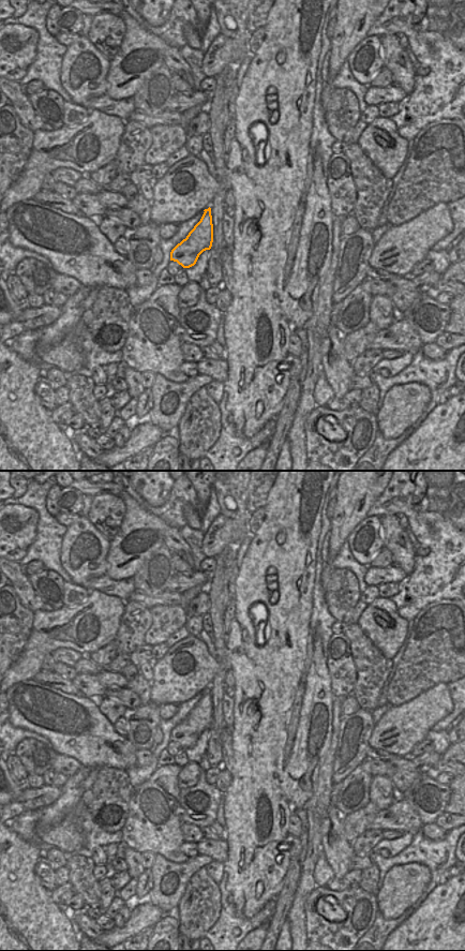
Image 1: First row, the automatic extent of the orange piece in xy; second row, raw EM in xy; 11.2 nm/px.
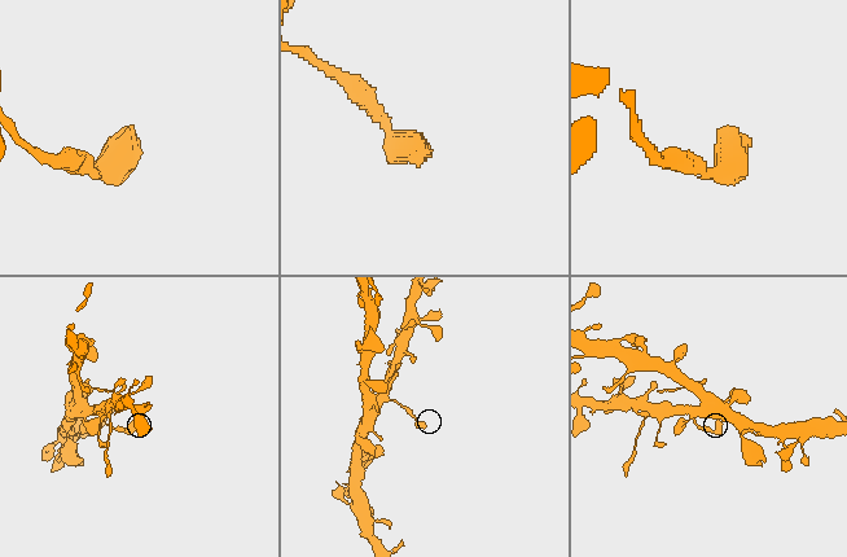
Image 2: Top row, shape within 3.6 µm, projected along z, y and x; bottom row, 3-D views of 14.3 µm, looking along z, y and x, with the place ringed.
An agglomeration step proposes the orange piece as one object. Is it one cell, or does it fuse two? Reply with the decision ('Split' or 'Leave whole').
Leave whole.

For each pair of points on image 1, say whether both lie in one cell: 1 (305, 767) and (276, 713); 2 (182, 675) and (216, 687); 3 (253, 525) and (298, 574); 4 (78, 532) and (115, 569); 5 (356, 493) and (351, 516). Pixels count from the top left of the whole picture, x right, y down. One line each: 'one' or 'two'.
1: two
2: two
3: two
4: two
5: one

